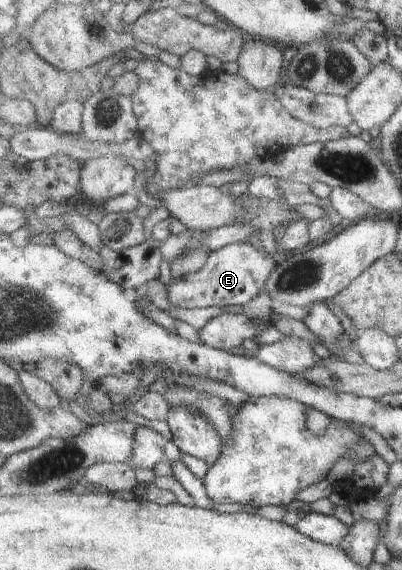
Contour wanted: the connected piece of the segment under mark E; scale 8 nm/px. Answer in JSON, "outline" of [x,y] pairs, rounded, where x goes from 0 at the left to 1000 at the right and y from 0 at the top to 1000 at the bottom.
{"outline":[[[580,426],[530,440],[517,449],[510,468],[478,484],[425,489],[418,504],[423,532],[435,540],[515,542],[515,539],[572,540],[595,539],[629,530],[649,511],[662,507],[674,479],[689,465],[679,449],[649,433],[629,433],[624,426]]]}

